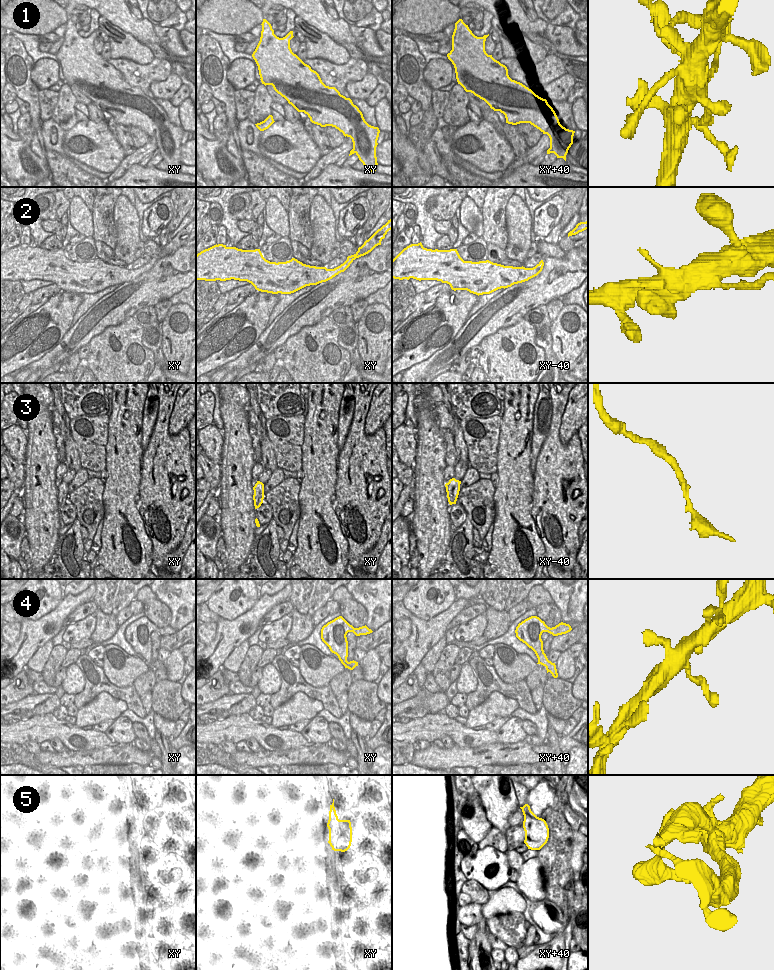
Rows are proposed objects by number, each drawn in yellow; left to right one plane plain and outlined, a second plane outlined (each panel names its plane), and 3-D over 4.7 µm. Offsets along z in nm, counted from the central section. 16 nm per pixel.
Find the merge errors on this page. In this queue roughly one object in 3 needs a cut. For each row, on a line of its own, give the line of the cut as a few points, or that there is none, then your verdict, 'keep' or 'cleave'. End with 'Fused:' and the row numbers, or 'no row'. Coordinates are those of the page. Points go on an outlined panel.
1: cut none; keep
2: cut xy (351, 255), (355, 258); cleave
3: cut none; keep
4: cut none; keep
5: cut none; keep
Fused: 2

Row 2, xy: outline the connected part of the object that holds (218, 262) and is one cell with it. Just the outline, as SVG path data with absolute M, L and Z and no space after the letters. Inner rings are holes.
M216 244L196 255L196 280L226 281L239 280L251 283L256 290L272 294L291 294L306 286L326 282L341 272L344 272L355 260L355 256L348 256L347 260L334 269L316 267L303 264L295 258L286 262L270 262L266 260L260 249L242 250Z

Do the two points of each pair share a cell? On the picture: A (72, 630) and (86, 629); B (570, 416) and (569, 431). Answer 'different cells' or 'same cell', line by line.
A: same cell
B: same cell

